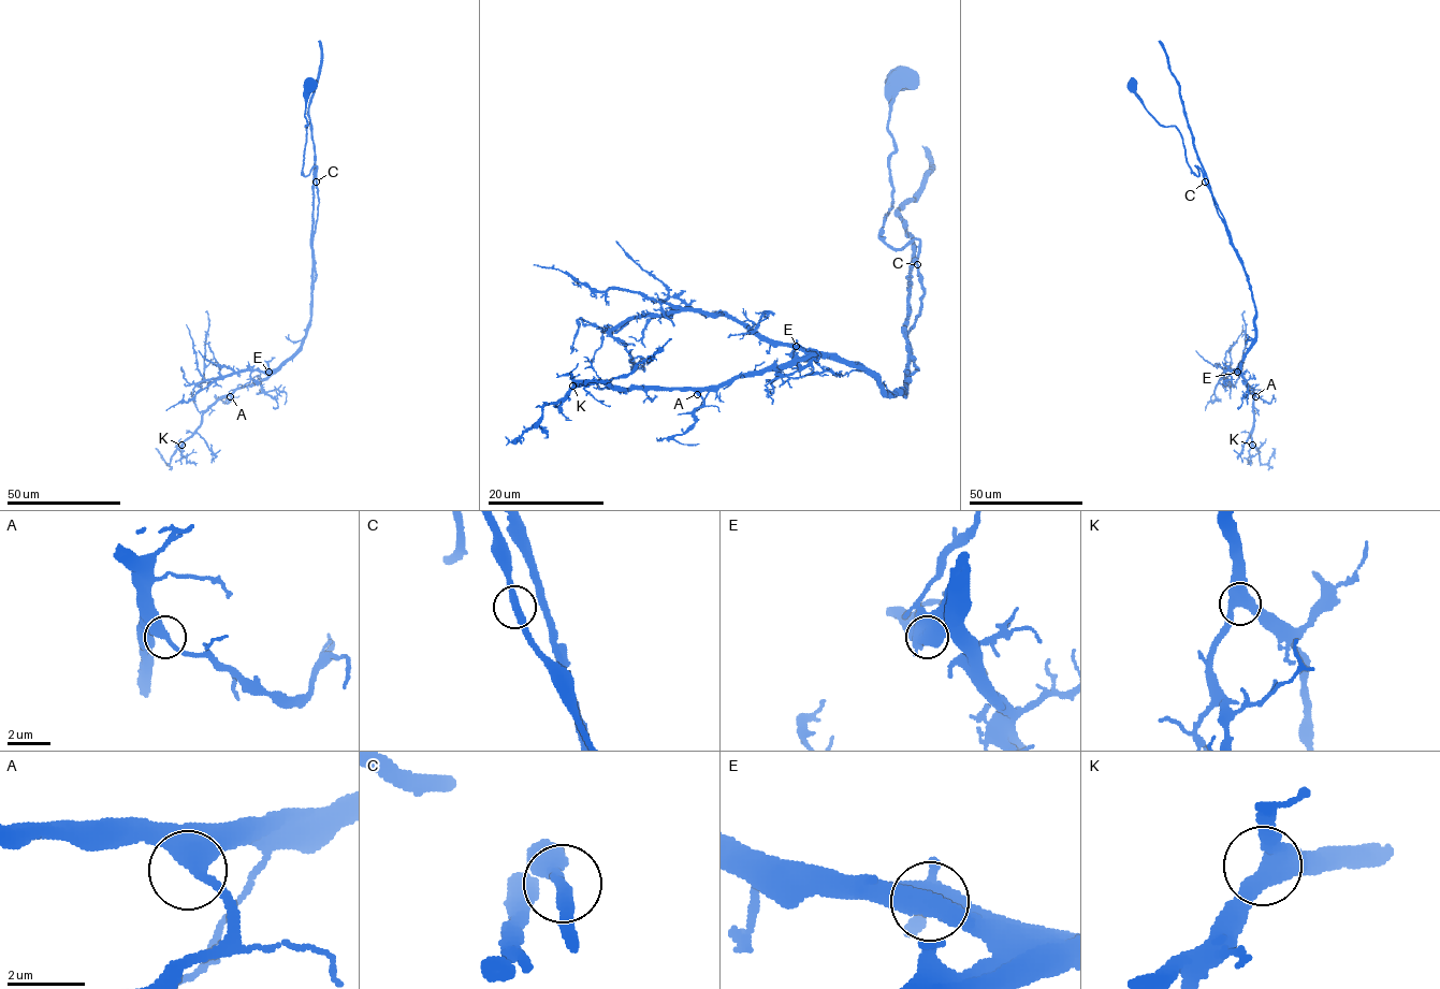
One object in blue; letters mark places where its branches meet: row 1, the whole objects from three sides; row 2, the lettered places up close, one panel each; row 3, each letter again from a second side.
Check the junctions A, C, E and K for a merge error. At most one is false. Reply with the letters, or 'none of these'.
none of these

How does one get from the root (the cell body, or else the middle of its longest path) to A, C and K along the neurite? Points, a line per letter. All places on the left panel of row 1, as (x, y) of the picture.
A: (310, 85), (302, 170), (306, 176), (317, 166), (310, 326), (303, 345), (276, 371), (230, 396)
C: (310, 85), (302, 173), (307, 175), (316, 166), (316, 182)
K: (310, 85), (302, 170), (306, 176), (317, 166), (310, 326), (303, 345), (276, 371), (220, 396), (182, 445)

